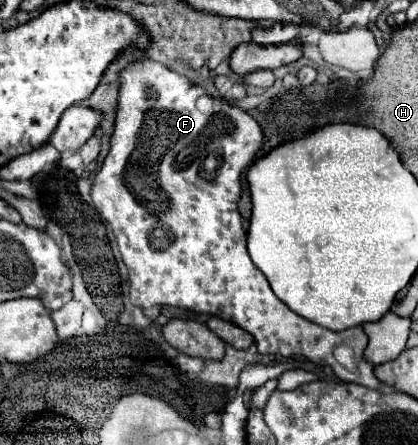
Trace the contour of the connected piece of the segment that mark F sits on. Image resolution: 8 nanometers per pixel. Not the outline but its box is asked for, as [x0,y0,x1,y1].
[91,59,379,389]

